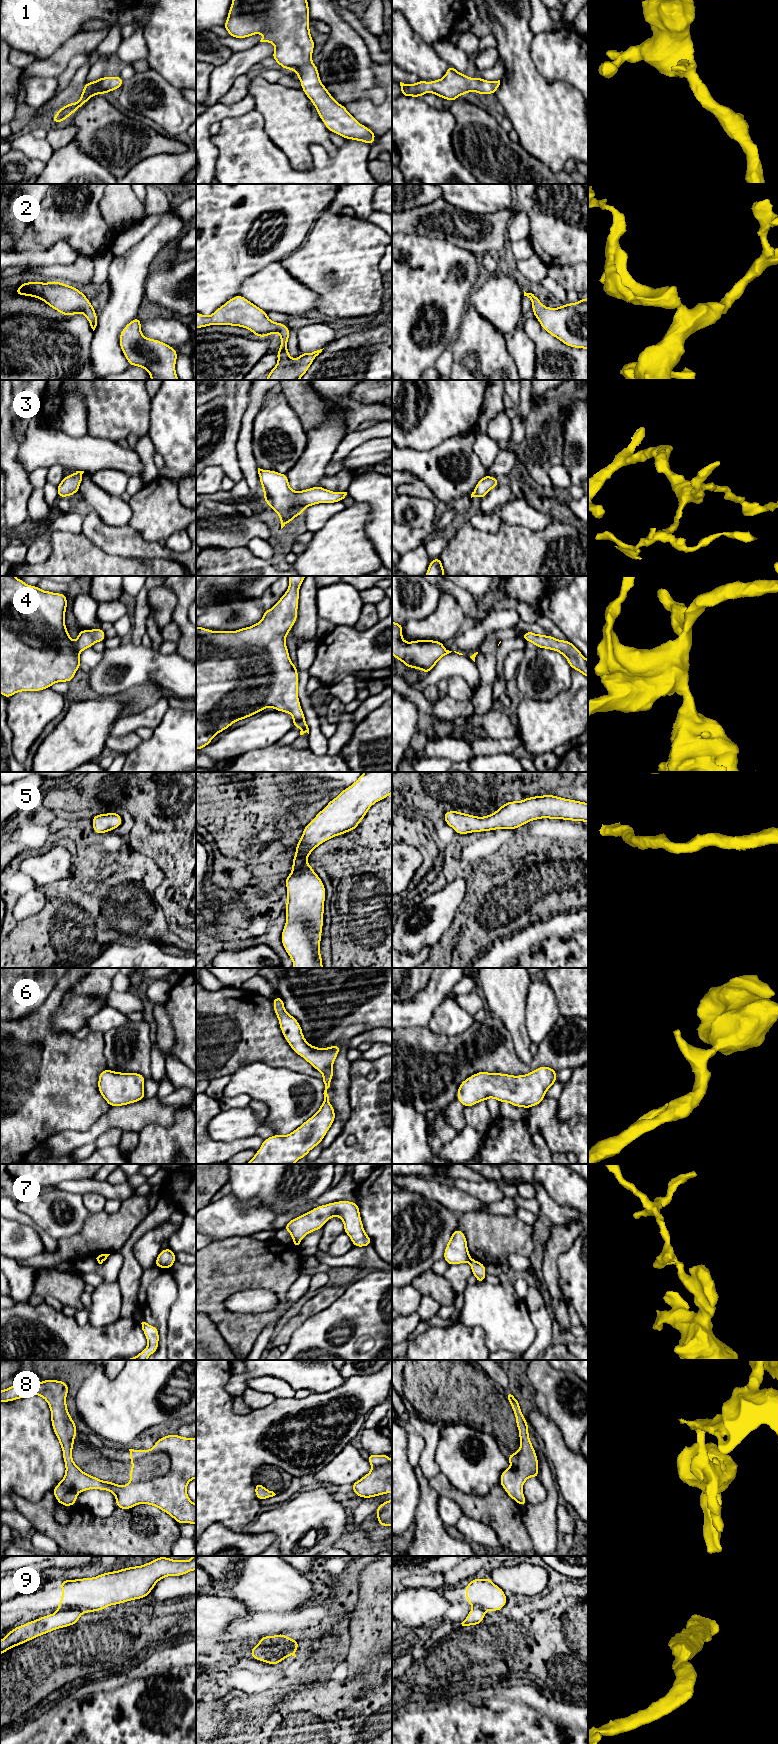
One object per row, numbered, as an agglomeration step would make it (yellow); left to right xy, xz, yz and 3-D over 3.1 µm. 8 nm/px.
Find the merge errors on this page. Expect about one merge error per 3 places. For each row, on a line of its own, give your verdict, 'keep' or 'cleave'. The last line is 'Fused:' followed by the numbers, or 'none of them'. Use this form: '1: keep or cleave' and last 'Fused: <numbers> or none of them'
1: keep
2: keep
3: keep
4: keep
5: keep
6: keep
7: cleave
8: keep
9: cleave
Fused: 7, 9

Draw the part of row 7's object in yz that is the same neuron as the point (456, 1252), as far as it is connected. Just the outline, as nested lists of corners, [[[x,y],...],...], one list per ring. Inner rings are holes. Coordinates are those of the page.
[[[460,1229],[453,1231],[445,1248],[443,1258],[450,1266],[468,1262],[471,1259],[467,1247],[467,1239]]]

